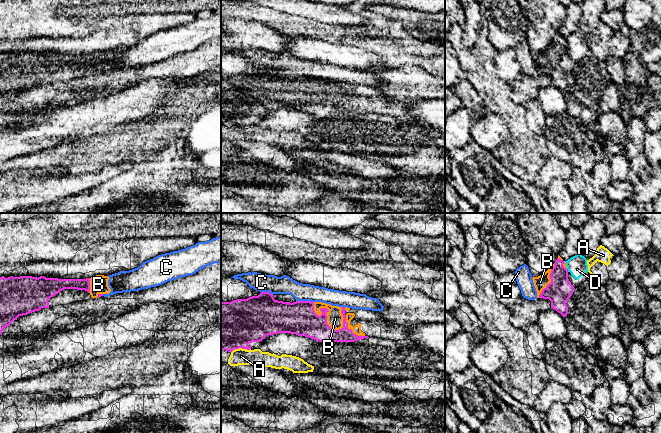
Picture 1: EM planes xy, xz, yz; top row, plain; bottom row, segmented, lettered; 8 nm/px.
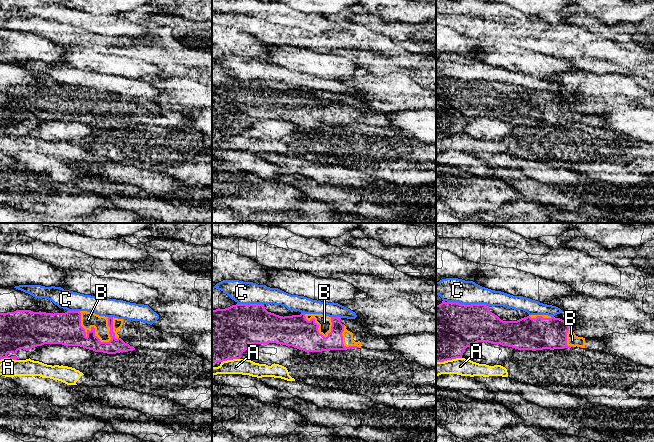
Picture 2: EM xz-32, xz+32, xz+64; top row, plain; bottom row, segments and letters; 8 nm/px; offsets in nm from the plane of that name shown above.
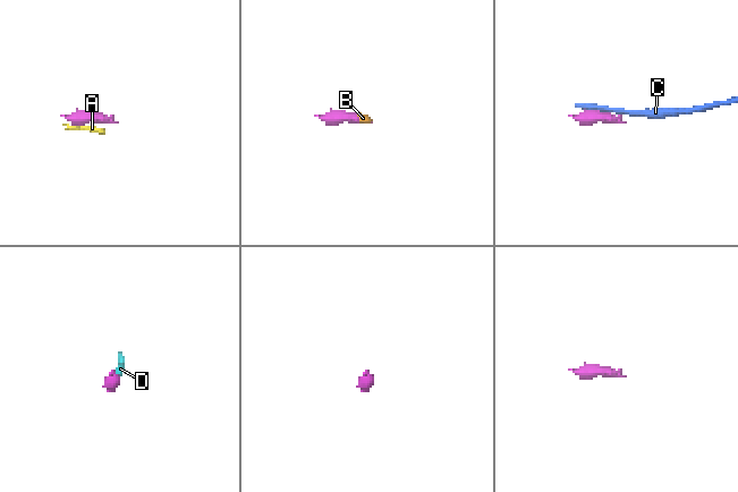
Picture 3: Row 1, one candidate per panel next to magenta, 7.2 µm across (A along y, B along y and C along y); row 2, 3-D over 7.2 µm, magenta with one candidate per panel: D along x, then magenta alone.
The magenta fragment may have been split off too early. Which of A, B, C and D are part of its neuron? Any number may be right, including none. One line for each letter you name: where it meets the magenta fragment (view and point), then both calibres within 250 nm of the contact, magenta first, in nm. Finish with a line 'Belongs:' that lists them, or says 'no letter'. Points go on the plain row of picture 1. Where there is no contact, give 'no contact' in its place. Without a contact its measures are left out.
B: contact xz (330, 103); calibres 260 and 130 nm
Belongs: B

